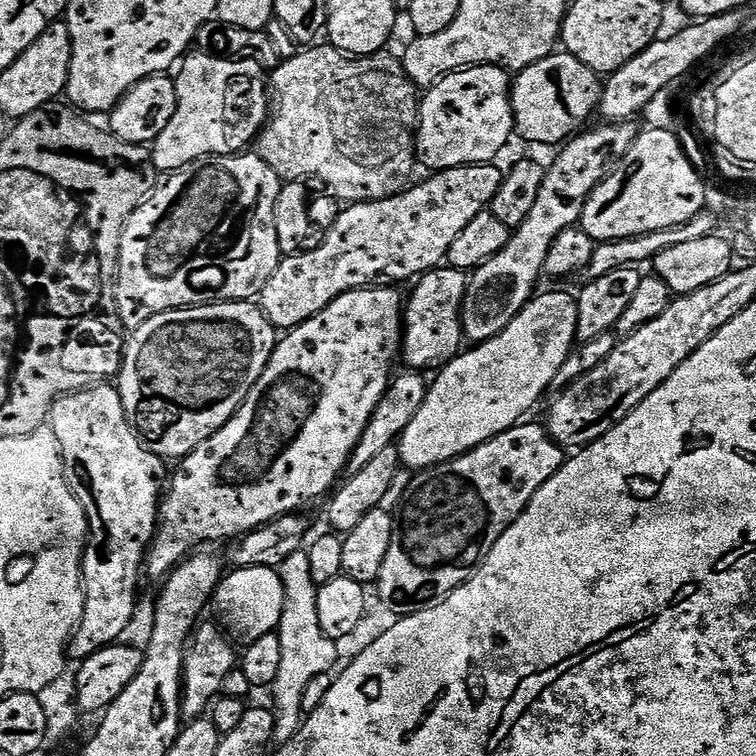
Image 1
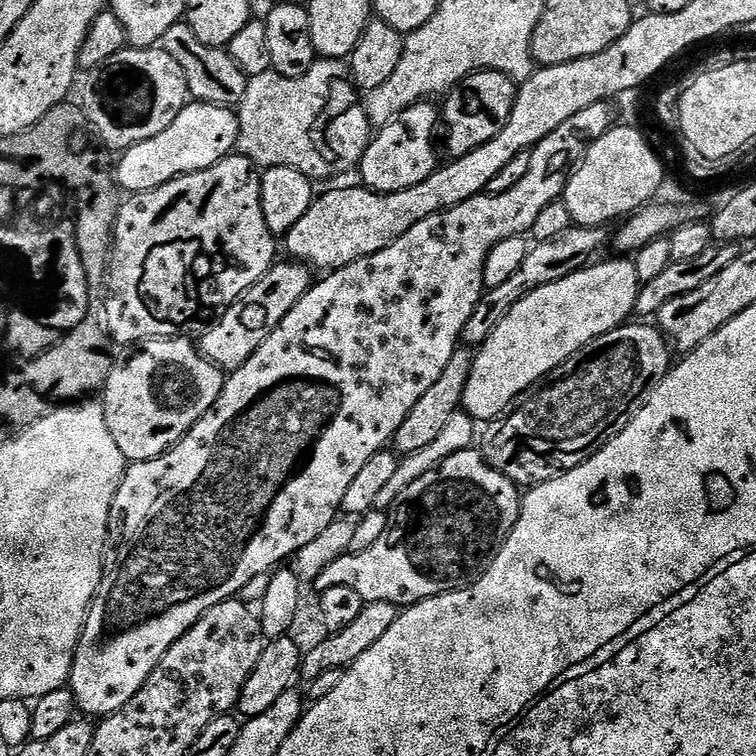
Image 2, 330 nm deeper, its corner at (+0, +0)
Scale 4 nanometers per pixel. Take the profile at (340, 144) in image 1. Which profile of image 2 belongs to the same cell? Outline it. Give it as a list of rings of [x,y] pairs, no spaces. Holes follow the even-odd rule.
[[[320,58],[314,66],[310,66],[310,70],[306,70],[306,74],[302,74],[302,78],[286,78],[271,70],[251,77],[246,94],[238,105],[239,155],[261,169],[290,166],[294,170],[302,170],[302,174],[306,174],[313,182],[340,176],[351,168],[353,171],[372,141],[374,125],[363,107],[356,108],[358,89],[349,76],[350,68],[344,60]],[[347,112],[348,120],[340,120]]]

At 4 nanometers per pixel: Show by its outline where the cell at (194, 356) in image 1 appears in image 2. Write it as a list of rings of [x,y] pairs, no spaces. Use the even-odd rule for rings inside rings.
[[[155,336],[152,340],[145,340],[139,345],[138,350],[136,350],[140,352],[134,353],[125,364],[117,363],[115,367],[113,367],[112,373],[109,374],[108,381],[104,383],[102,389],[102,403],[104,405],[104,413],[106,414],[106,426],[110,430],[110,434],[114,434],[114,442],[118,442],[118,450],[122,450],[125,461],[153,460],[161,456],[163,452],[169,452],[203,416],[215,408],[218,398],[224,389],[224,381],[226,379],[225,369],[219,368],[217,364],[207,360],[199,347],[197,347],[193,341],[191,344],[190,341],[191,339],[182,336]]]

